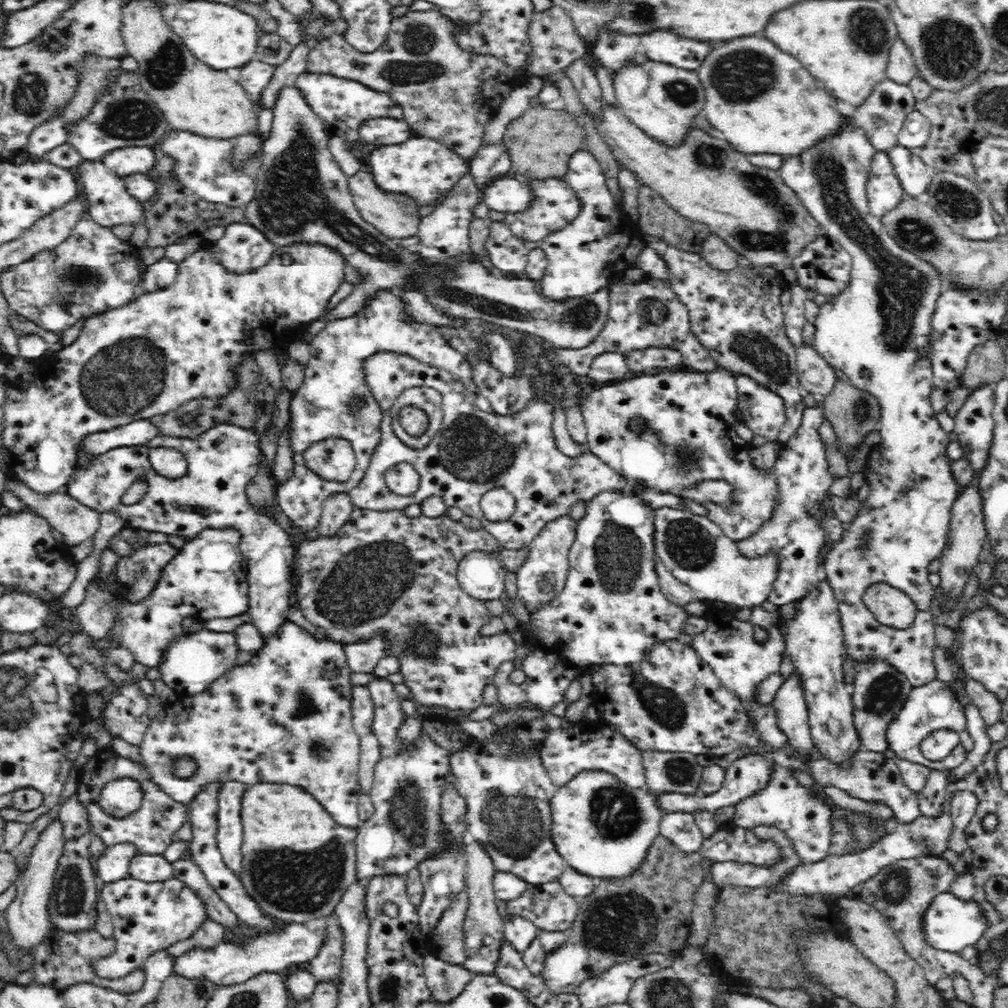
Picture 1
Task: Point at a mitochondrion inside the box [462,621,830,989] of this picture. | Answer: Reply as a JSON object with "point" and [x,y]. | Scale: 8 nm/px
{"point":[623,923]}

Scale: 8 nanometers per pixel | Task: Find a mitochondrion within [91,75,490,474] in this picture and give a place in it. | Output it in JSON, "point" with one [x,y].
{"point":[293,198]}

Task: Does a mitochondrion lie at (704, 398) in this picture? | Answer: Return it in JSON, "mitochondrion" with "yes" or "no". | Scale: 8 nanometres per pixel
{"mitochondrion":"no"}

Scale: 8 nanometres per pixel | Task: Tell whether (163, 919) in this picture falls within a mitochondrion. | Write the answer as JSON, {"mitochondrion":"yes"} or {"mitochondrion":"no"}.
{"mitochondrion":"no"}

